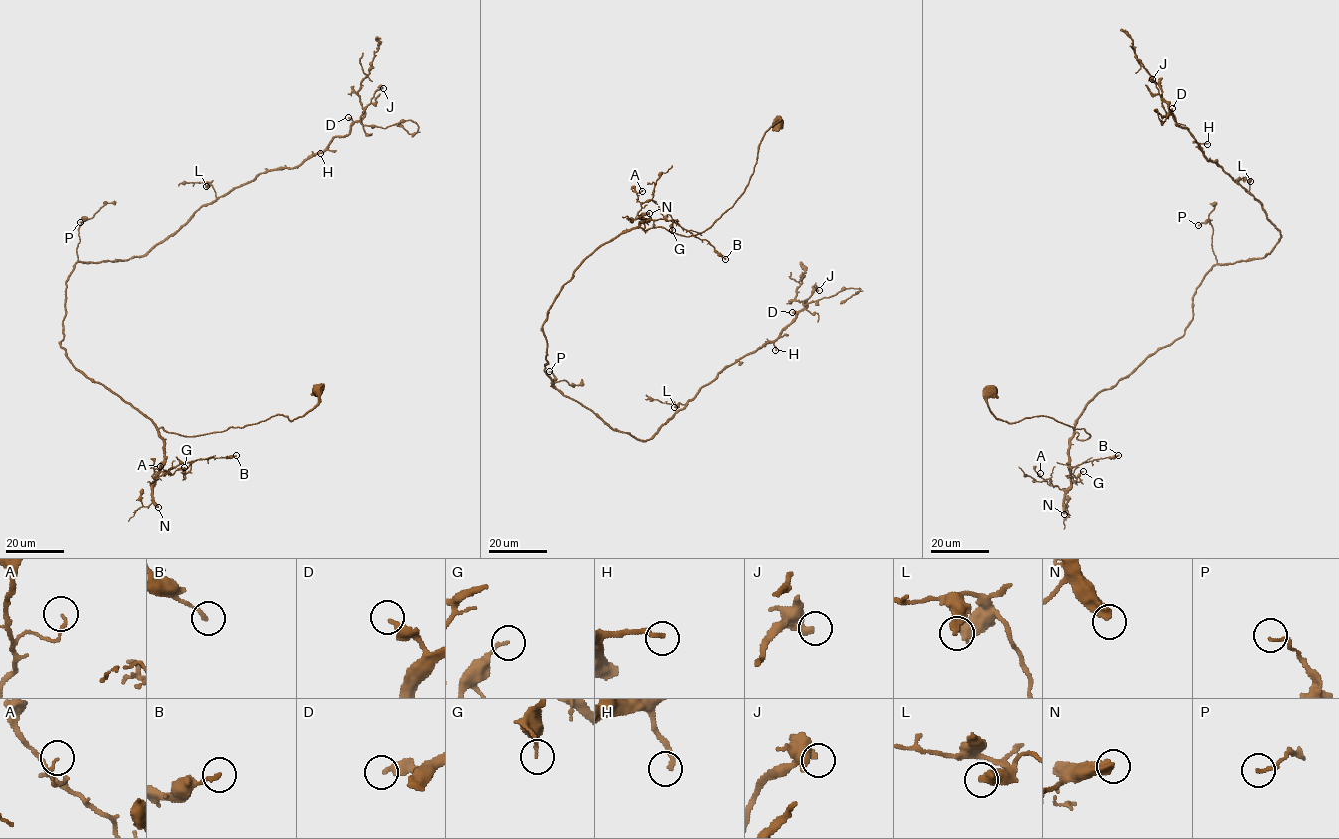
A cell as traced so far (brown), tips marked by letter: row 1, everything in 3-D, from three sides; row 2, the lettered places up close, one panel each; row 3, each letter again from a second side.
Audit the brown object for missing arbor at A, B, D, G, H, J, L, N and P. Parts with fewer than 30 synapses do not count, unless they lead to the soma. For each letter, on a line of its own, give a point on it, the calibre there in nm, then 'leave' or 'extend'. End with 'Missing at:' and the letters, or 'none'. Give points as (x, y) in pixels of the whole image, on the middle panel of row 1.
A: (642, 191) | 100 nm | leave
B: (725, 259) | 150 nm | leave
D: (792, 312) | 320 nm | leave
G: (672, 230) | 120 nm | leave
H: (775, 350) | 190 nm | extend
J: (819, 290) | 400 nm | leave
L: (674, 407) | 550 nm | leave
N: (649, 213) | 360 nm | extend
P: (549, 371) | 110 nm | leave
Missing at: H, N

